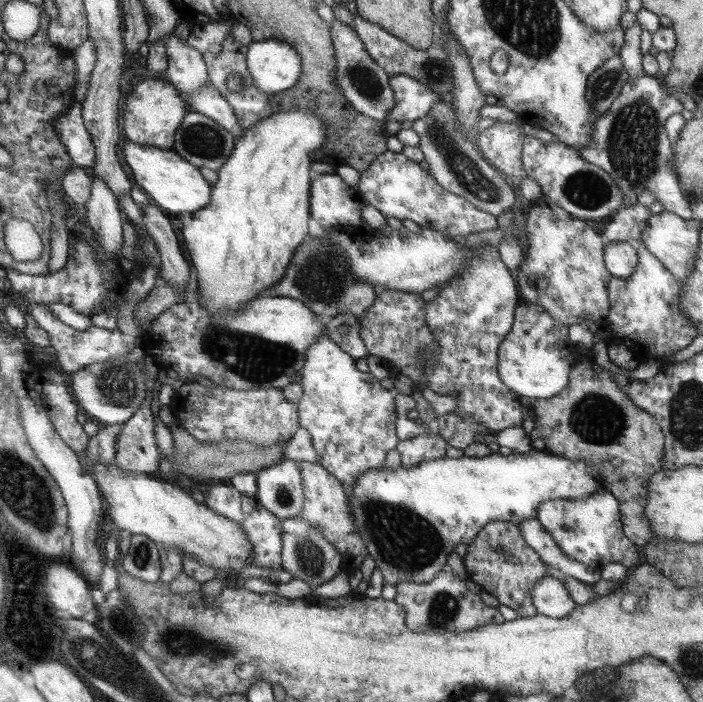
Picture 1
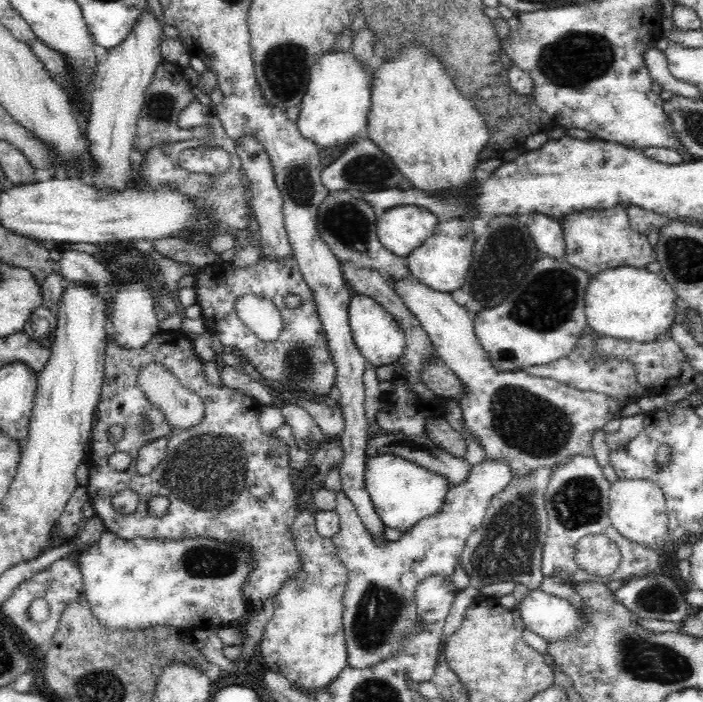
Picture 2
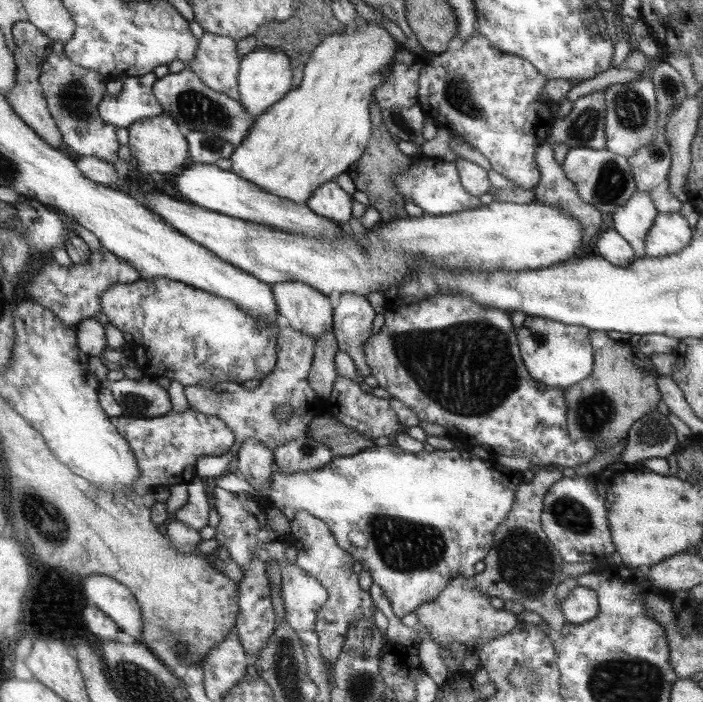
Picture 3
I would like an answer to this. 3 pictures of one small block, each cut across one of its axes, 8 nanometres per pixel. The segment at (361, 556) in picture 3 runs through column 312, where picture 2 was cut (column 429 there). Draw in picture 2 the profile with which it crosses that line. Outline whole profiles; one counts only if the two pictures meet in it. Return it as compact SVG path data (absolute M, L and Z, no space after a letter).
M377 453L367 456L365 462L365 485L380 520L388 528L405 533L425 516L440 512L446 492L450 488L448 479L406 460L394 453Z

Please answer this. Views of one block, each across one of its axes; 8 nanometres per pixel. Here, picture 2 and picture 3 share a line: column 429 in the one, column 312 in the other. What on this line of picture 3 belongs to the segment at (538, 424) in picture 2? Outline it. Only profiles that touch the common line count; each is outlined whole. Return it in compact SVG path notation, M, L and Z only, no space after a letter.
M298 281L271 284L279 314L288 318L290 327L314 337L334 326L334 309L328 295Z

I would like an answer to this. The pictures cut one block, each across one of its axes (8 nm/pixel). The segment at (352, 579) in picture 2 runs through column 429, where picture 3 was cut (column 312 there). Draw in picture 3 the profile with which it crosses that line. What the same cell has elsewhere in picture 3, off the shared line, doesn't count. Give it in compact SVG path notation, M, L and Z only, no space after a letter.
M300 510L291 520L289 536L296 545L296 566L310 577L316 578L329 595L329 601L318 610L314 631L319 637L319 648L322 650L323 659L328 664L334 664L340 657L349 627L363 619L374 621L377 607L371 598L371 593L362 590L358 584L358 574L352 570L354 558L351 553L339 544L323 520L308 514L306 510Z

